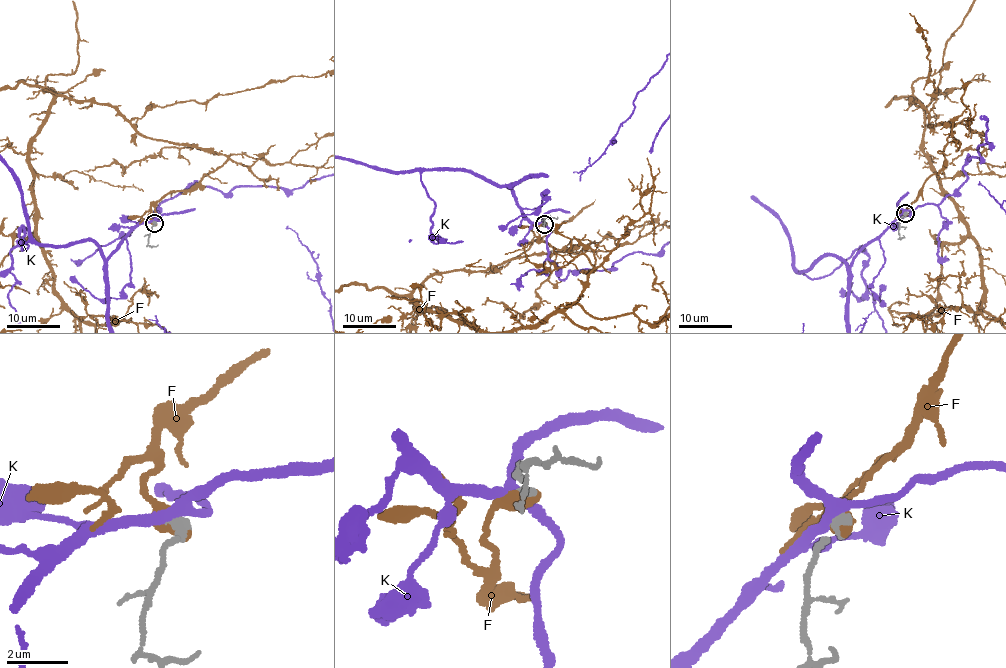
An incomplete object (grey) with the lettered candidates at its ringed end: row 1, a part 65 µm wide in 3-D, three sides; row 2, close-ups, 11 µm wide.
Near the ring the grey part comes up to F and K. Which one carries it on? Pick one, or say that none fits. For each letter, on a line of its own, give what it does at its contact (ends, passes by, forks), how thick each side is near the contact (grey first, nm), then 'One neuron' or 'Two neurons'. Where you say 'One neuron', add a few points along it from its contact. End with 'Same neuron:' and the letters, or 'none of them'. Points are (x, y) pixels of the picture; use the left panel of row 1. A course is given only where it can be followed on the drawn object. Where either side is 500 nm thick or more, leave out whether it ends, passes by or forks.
F: Thickness 400 nm (grey) against 600 nm. One neuron
K: It forks there. Thickness 380 nm (grey) against 320 nm. Two neurons
Same neuron: F

